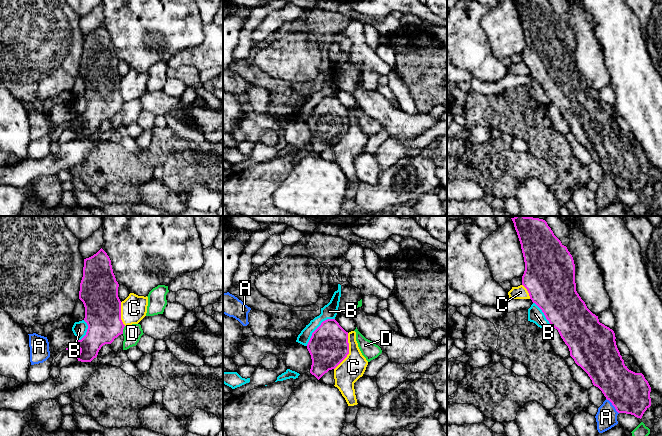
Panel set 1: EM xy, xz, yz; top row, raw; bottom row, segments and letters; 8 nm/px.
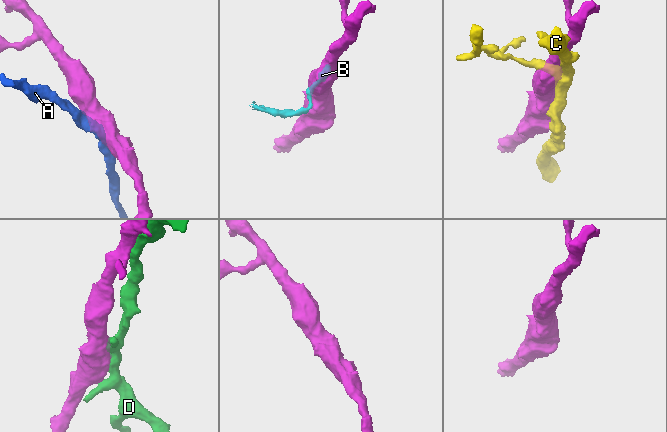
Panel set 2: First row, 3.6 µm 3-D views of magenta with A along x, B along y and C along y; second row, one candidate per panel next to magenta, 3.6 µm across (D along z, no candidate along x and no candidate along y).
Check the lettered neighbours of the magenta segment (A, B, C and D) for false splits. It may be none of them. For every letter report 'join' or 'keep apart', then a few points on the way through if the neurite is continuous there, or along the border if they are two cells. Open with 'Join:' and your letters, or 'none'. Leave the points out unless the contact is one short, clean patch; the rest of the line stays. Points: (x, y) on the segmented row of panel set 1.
Join: none
A: keep apart
B: keep apart
C: keep apart
D: keep apart

